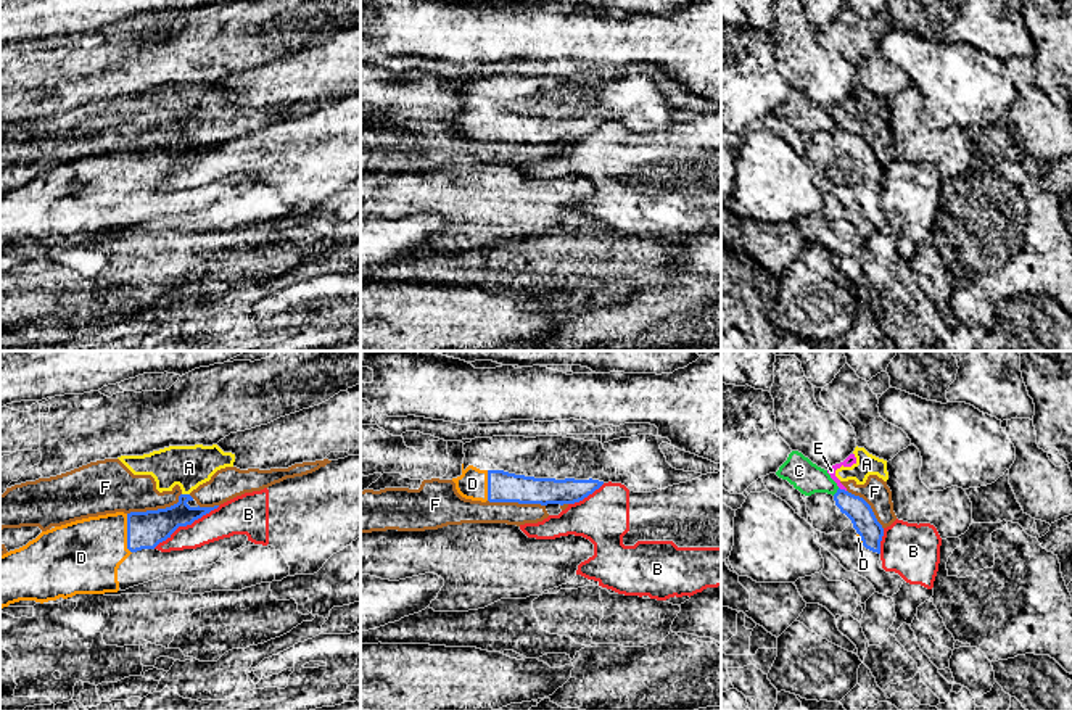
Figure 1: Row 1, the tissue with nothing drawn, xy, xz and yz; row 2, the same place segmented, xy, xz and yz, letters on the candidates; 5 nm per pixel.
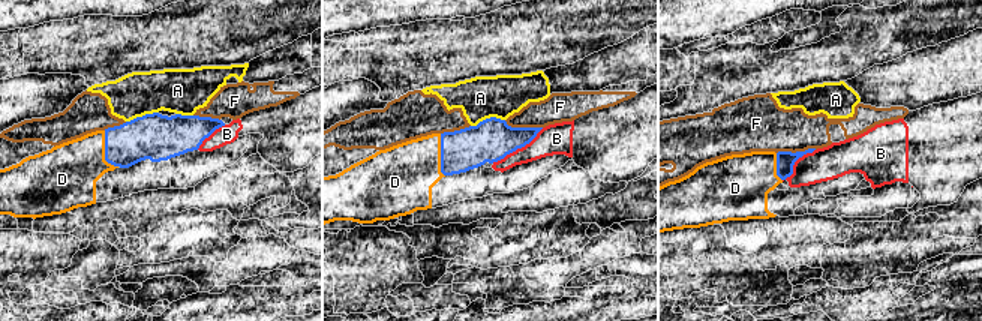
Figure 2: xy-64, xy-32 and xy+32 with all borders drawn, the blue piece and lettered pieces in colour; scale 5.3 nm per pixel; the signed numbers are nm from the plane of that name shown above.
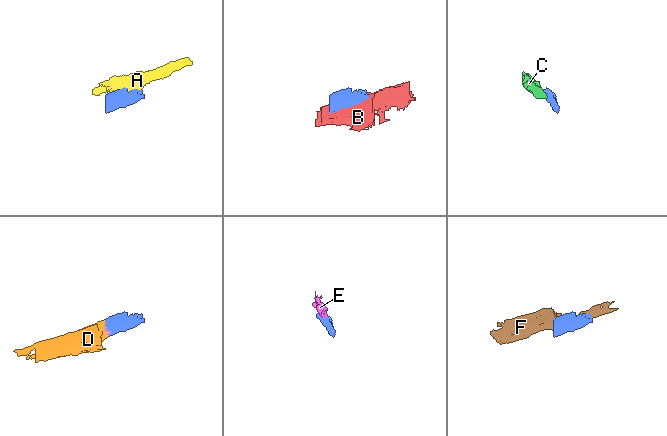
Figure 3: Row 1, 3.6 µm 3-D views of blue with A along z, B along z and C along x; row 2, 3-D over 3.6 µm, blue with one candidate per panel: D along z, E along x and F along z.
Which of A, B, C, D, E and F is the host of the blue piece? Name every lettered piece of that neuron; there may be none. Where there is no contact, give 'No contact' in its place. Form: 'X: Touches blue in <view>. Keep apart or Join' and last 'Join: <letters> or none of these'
A: Touches blue in xy. Keep apart
B: Touches blue in xy. Keep apart
C: Touches blue in yz. Keep apart
D: Touches blue in xy. Join
E: Touches blue in yz. Keep apart
F: Touches blue in xy. Keep apart
Join: D

